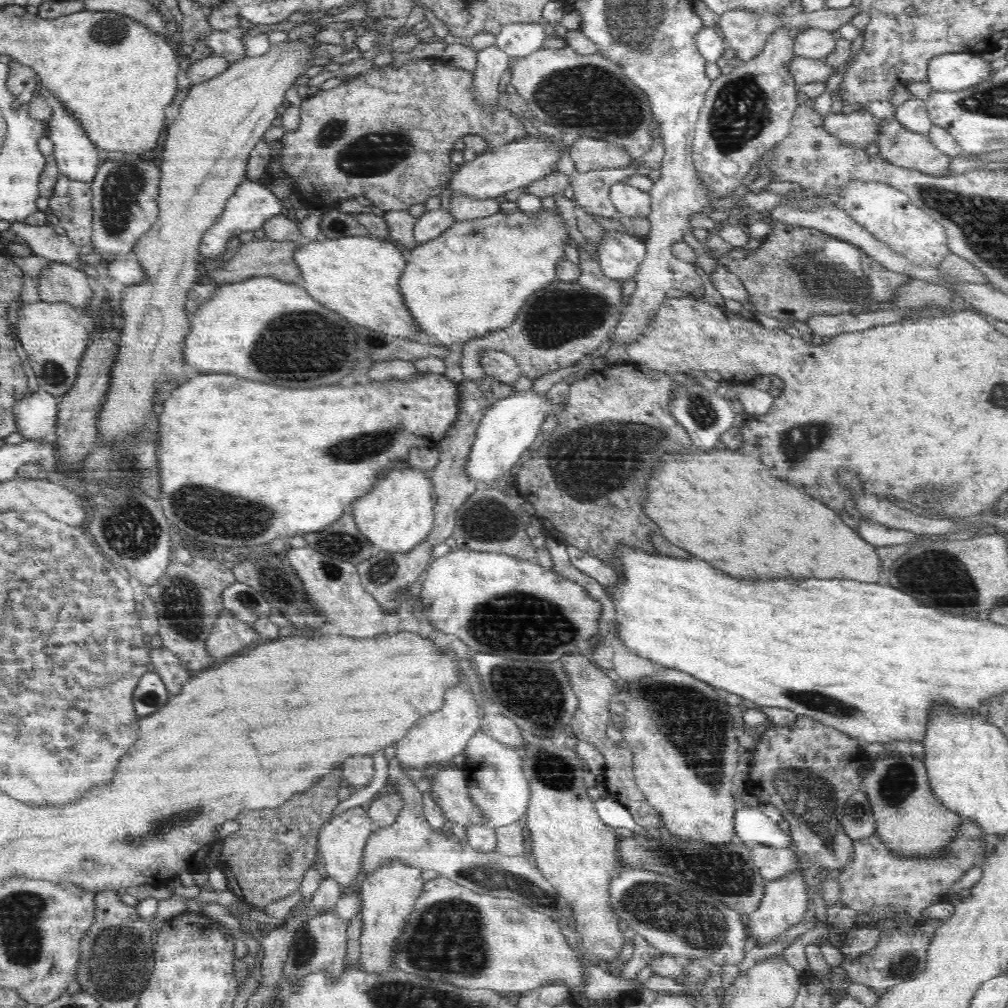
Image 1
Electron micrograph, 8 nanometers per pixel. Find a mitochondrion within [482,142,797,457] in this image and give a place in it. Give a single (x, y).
(557, 318)

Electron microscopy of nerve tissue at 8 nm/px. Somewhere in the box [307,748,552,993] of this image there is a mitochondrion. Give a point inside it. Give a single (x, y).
(447, 938)

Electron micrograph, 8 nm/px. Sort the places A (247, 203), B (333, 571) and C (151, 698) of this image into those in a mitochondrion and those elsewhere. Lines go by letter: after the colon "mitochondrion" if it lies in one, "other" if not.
A: other
B: mitochondrion
C: mitochondrion

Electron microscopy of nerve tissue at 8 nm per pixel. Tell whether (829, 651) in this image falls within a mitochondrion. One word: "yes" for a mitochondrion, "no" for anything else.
no

